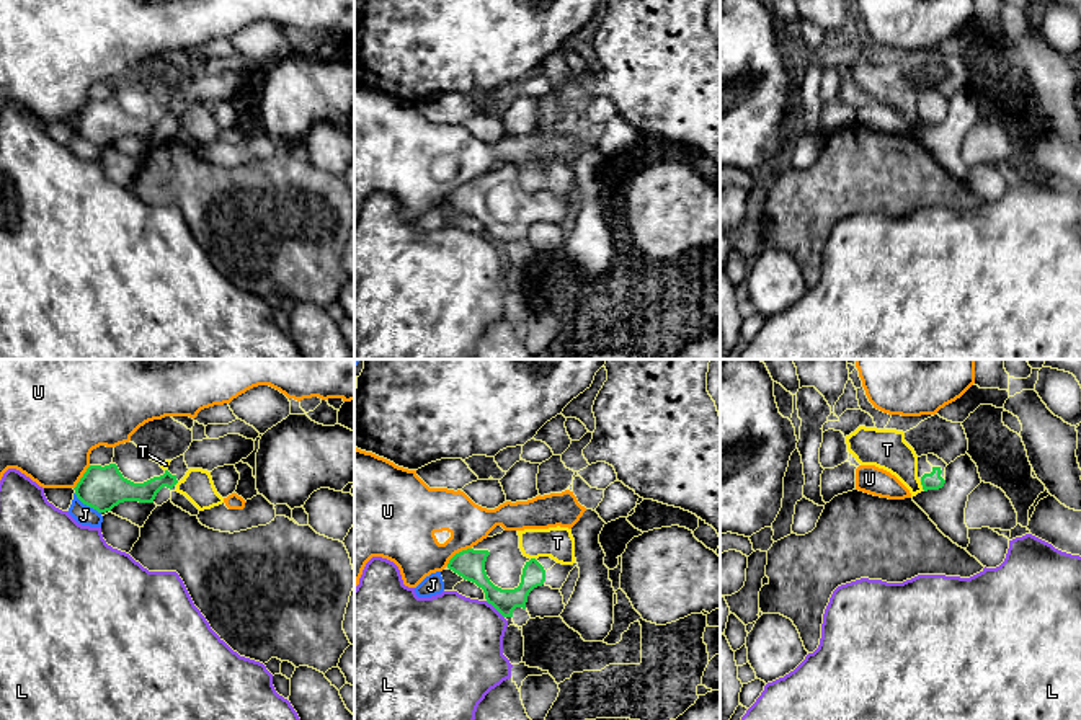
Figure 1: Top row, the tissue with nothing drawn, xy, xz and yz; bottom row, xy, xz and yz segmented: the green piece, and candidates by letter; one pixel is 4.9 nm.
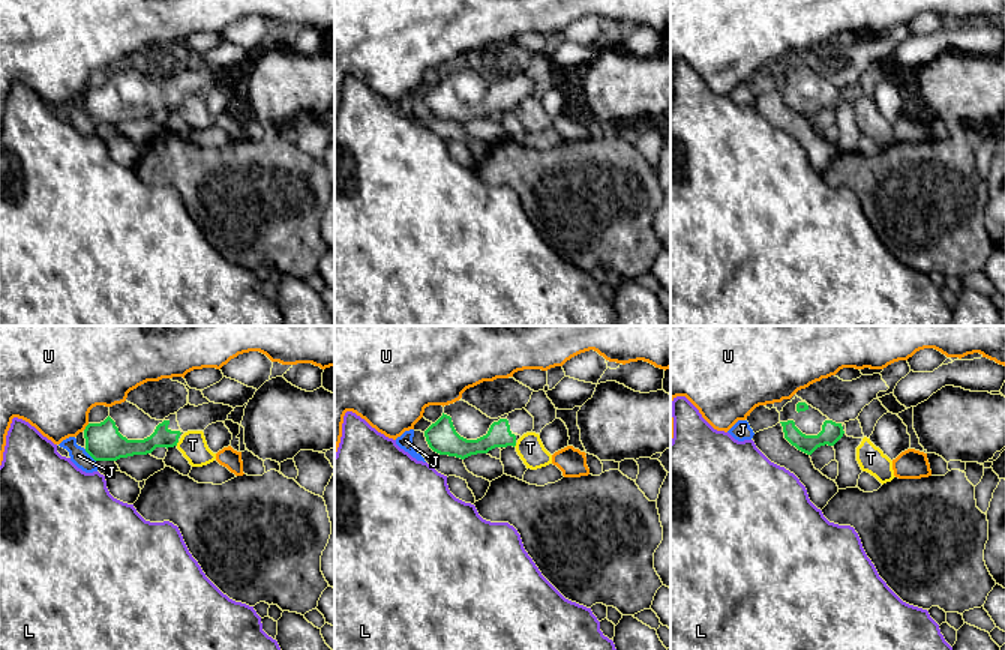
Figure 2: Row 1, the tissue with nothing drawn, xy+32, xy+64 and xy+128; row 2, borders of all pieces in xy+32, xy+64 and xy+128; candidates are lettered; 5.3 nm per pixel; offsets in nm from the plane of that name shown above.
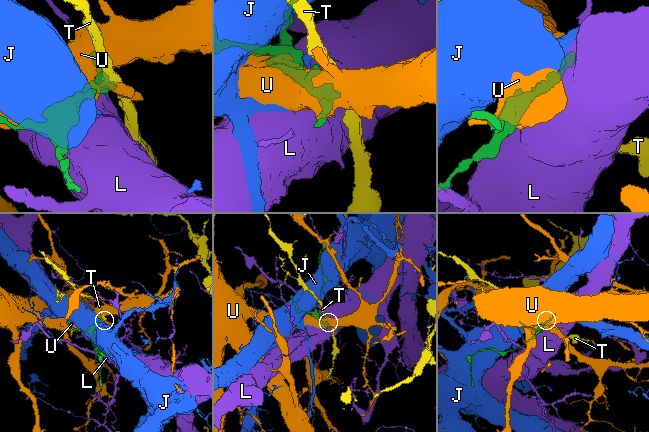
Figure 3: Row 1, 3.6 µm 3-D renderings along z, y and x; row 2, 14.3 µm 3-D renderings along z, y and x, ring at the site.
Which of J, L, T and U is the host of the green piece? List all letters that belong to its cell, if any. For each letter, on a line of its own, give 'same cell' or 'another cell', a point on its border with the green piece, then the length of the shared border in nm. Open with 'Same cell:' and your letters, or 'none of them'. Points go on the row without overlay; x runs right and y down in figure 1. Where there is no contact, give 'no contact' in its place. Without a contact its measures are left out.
Same cell: none of them
J: another cell; meets green in xy at (87, 139); contact 170 nm long
L: another cell; meets green in xz at (495, 242); contact 130 nm long
T: another cell; meets green in xz at (533, 193); contact 30 nm long
U: another cell; meets green in xz at (459, 186); contact 160 nm long

